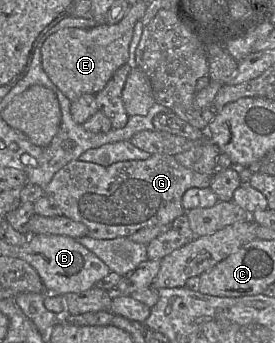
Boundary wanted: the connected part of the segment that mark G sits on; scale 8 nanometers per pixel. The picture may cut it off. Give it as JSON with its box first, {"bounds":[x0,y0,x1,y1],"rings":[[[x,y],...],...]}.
{"bounds":[45,154,213,239],"rings":[[[153,154],[146,160],[129,160],[102,166],[92,162],[74,160],[59,170],[45,187],[45,195],[53,199],[62,214],[85,224],[88,236],[95,239],[130,237],[138,230],[152,226],[171,226],[180,215],[186,213],[182,197],[190,188],[208,188],[213,175],[188,169],[177,162],[174,156]]]}

